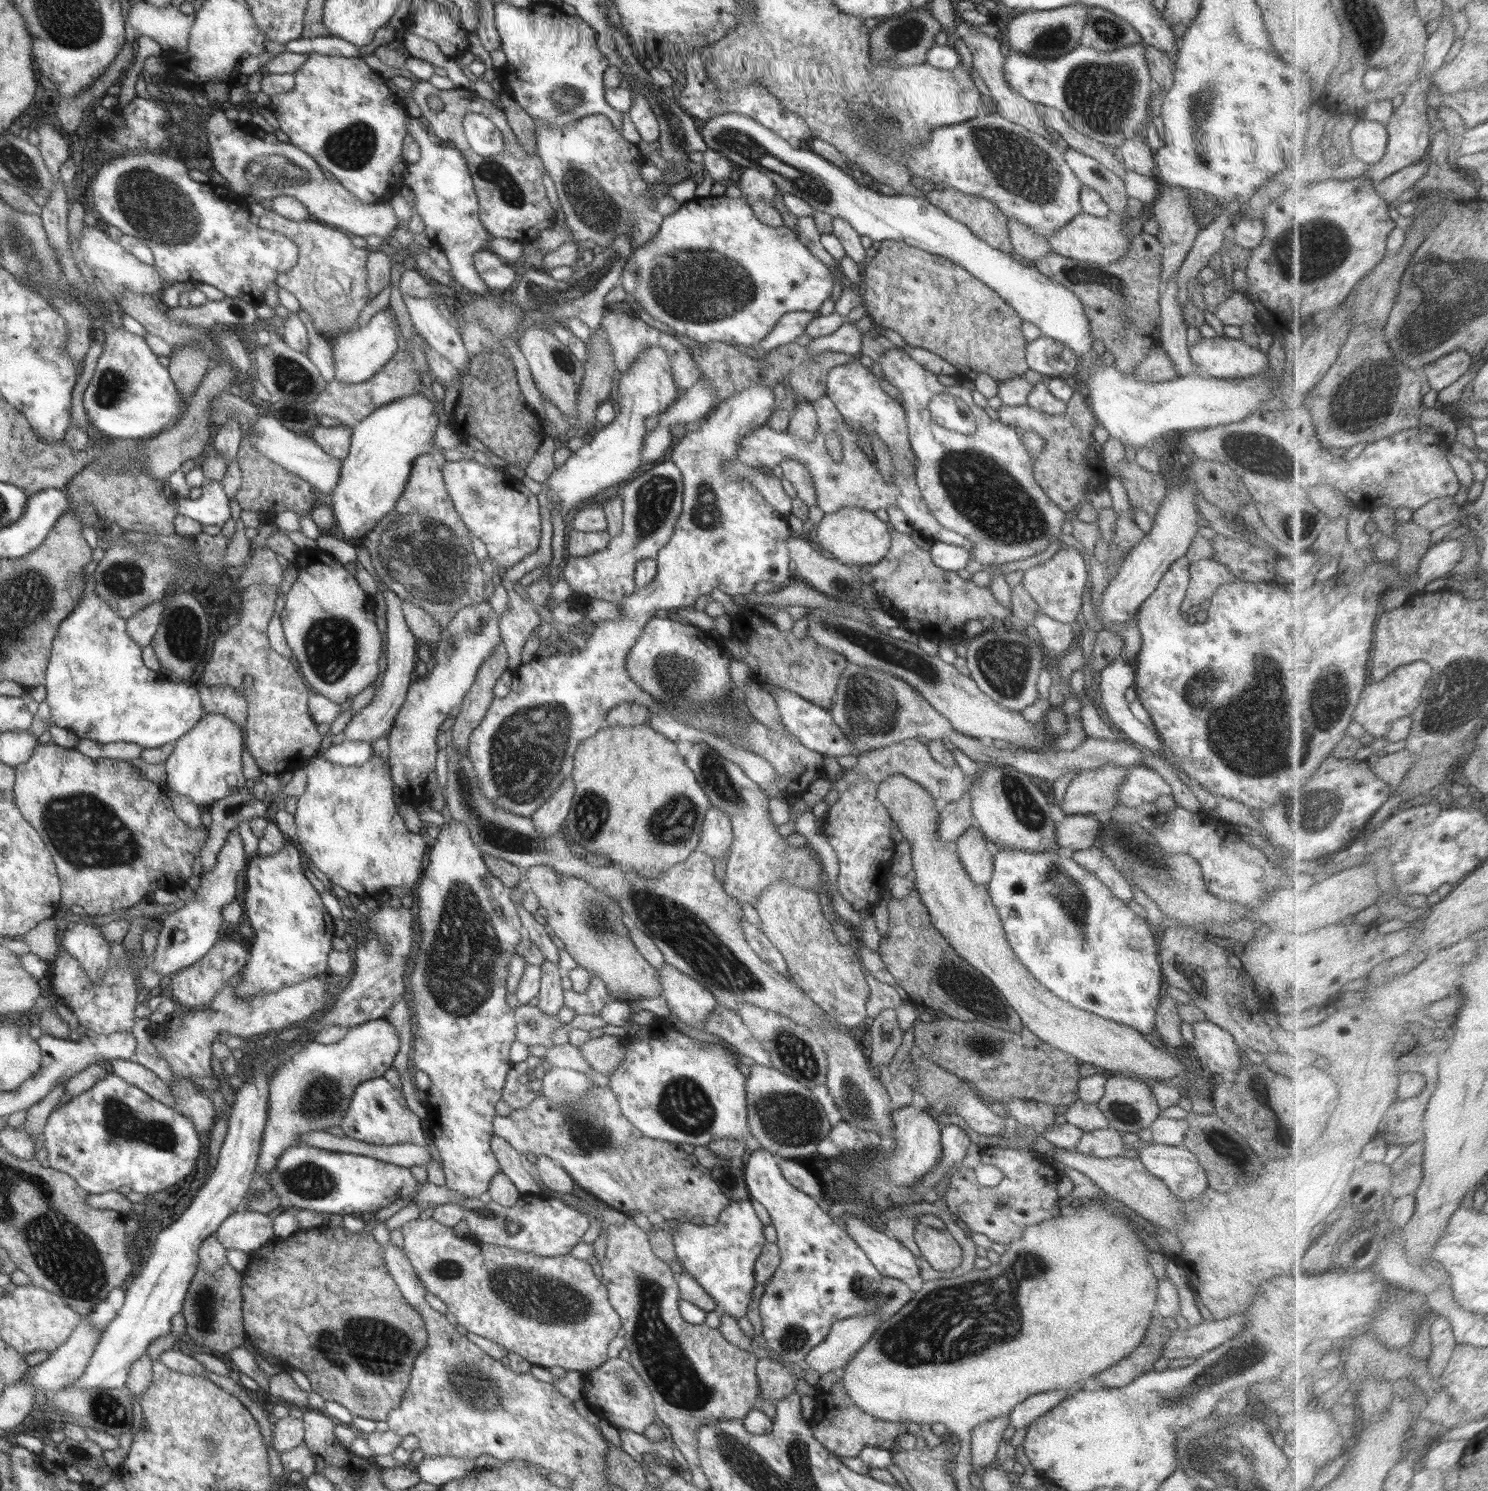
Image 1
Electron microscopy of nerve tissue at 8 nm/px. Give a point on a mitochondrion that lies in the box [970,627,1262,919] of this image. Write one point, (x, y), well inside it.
(1005, 664)

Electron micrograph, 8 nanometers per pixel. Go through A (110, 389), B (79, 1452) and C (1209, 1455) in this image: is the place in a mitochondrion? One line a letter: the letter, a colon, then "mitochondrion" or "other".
A: mitochondrion
B: mitochondrion
C: mitochondrion

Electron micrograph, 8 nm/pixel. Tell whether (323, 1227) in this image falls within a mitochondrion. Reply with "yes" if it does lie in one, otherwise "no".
no

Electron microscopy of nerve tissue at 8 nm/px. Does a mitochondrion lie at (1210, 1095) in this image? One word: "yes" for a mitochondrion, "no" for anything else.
no

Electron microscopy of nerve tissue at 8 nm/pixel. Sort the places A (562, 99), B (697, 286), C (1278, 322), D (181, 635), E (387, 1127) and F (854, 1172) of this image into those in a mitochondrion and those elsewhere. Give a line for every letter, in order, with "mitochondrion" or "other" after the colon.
A: mitochondrion
B: mitochondrion
C: other
D: mitochondrion
E: other
F: mitochondrion

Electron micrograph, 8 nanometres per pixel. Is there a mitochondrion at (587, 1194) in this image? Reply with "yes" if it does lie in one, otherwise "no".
no

